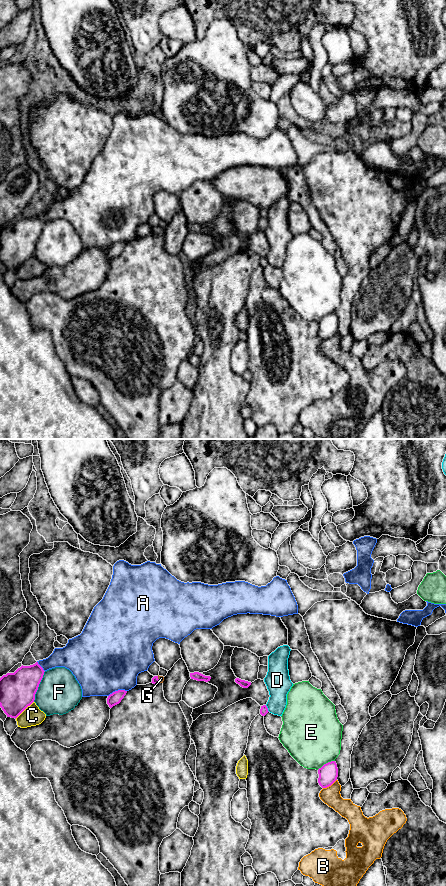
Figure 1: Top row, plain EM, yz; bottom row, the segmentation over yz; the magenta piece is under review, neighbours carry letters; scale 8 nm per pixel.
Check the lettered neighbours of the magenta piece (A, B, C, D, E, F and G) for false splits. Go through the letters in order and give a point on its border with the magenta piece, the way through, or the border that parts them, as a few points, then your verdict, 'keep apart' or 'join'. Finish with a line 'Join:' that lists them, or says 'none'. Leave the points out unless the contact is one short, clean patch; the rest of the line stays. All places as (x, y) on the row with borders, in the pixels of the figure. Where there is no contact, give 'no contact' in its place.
A: contact yz (118, 690); keep apart
B: contact yz (329, 785); keep apart
C: contact yz (24, 709); keep apart
D: contact yz (267, 708); border yz (265, 705), (269, 711); keep apart
E: contact yz (326, 763); keep apart
F: contact yz (38, 686); keep apart
G: contact yz (158, 679); way yz (155, 680), (158, 679), (161, 678); join
Join: G

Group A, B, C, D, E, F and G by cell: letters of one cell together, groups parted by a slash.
A / B / C / D / E / F / G

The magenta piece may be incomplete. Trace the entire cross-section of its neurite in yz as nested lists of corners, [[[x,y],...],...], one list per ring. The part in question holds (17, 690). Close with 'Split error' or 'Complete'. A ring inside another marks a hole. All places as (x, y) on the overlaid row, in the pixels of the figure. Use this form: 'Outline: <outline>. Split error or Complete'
Outline: [[[36,662],[0,678],[0,707],[7,717],[16,719],[34,702],[44,672]]]. Complete

